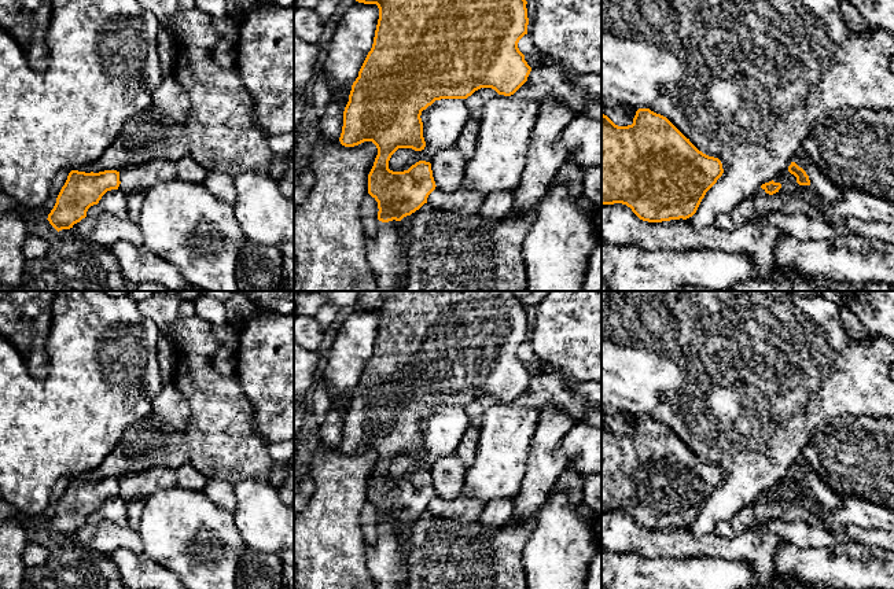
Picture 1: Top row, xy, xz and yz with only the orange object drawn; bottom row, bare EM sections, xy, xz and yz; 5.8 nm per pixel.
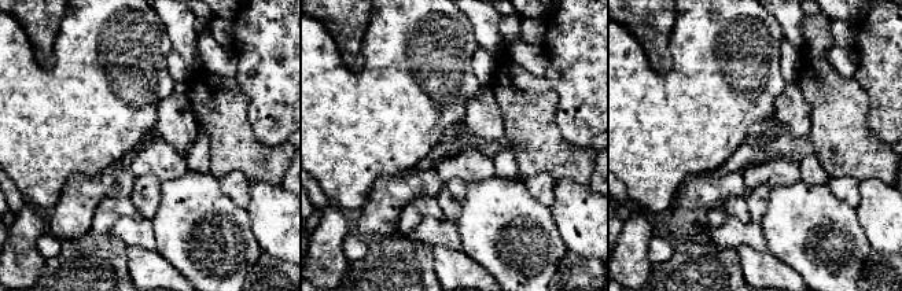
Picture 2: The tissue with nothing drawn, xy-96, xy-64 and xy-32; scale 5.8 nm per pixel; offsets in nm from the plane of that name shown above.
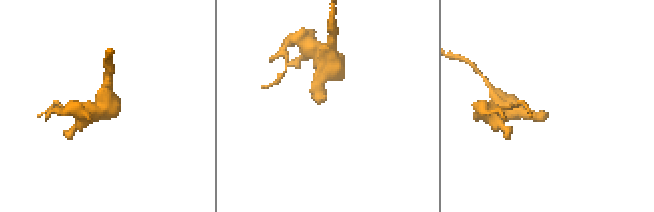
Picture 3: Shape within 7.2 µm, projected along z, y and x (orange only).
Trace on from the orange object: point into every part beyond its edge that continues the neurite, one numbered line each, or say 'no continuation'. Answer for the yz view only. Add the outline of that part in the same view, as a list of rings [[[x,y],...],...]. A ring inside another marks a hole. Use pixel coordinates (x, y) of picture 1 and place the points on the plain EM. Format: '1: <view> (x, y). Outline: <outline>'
1: yz (823, 494). Outline: [[[802,457],[795,463],[792,470],[806,479],[816,503],[825,509],[836,509],[840,505],[842,497],[828,487]]]

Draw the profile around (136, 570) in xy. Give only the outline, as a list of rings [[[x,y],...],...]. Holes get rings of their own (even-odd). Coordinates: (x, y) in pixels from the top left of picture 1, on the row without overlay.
[[[117,549],[111,553],[125,589],[185,589],[181,579],[146,553]]]

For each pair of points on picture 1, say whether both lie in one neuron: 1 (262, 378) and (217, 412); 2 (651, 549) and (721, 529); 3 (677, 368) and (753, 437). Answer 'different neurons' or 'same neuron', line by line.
1: different neurons
2: different neurons
3: same neuron

